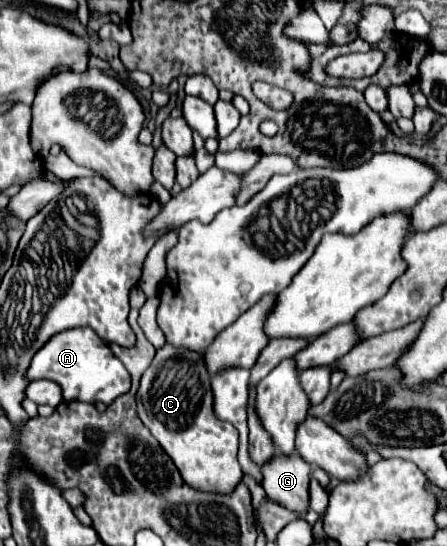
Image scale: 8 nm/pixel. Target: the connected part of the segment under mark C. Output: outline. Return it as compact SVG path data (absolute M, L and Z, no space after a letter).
M164 344L156 350L150 368L140 380L140 390L136 394L138 416L172 458L188 486L214 494L228 494L244 476L236 458L238 430L234 430L230 422L222 422L214 416L210 394L210 376L202 354Z

